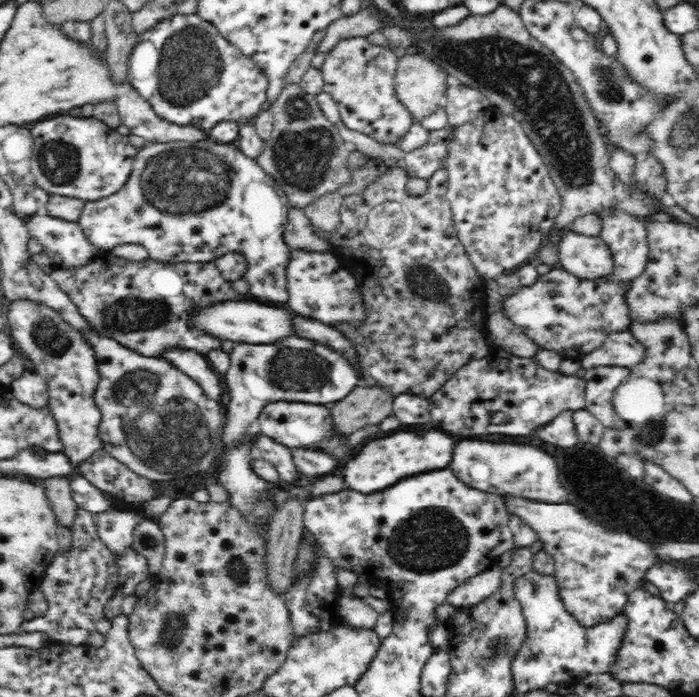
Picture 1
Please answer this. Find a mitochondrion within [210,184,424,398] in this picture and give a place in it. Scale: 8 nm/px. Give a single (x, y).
(297, 369)

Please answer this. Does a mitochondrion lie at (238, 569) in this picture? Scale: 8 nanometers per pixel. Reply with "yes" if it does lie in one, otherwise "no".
yes

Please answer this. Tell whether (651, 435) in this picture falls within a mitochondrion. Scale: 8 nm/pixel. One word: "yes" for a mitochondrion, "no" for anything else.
yes

